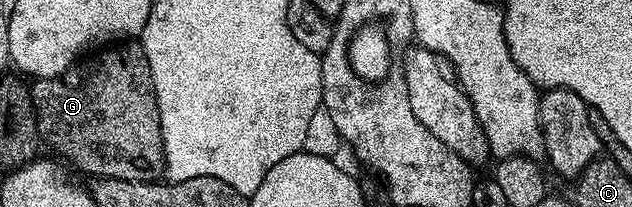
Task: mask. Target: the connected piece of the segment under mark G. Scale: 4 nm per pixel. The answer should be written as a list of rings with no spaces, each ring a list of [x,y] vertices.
[[[118,43],[95,53],[98,54],[87,65],[75,63],[58,77],[44,77],[33,82],[39,134],[45,144],[47,141],[55,145],[67,157],[65,160],[71,166],[74,164],[86,173],[94,173],[90,175],[95,178],[111,177],[125,181],[154,181],[161,178],[166,163],[162,150],[162,128],[154,85],[150,82],[152,71],[141,44]]]

